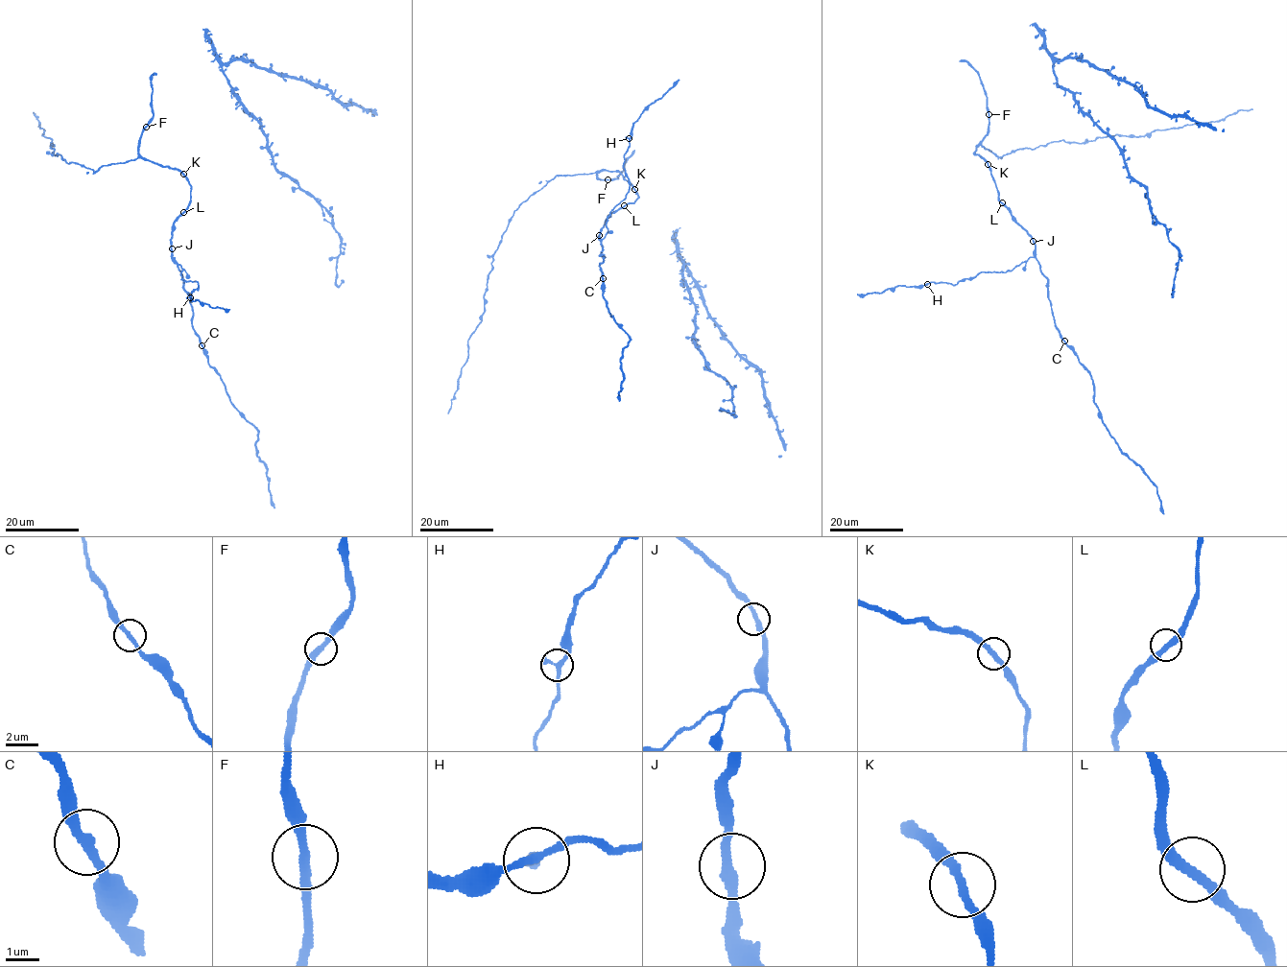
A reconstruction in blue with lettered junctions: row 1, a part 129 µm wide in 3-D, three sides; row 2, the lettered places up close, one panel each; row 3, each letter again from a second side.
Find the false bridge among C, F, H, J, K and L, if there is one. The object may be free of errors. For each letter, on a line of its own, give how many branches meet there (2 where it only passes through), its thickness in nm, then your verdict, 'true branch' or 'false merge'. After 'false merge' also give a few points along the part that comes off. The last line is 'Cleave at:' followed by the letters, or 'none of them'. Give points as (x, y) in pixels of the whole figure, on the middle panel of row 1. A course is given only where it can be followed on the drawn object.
C: 2 | 280 nm | true branch
F: 2 | 260 nm | true branch
H: 2 | 280 nm | true branch
J: 2 | 280 nm | true branch
K: 2 | 280 nm | true branch
L: 2 | 280 nm | true branch
Cleave at: none of them

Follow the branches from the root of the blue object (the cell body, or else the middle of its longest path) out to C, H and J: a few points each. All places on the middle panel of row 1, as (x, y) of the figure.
C: (601, 179), (600, 171), (618, 171), (638, 196), (610, 214), (597, 238), (604, 258), (599, 265), (602, 278)
H: (601, 179), (600, 171), (618, 171), (638, 196), (610, 214), (602, 239), (609, 212), (629, 191), (629, 138)
J: (601, 179), (596, 175), (600, 171), (618, 171), (638, 196), (633, 202), (610, 214), (599, 235)

